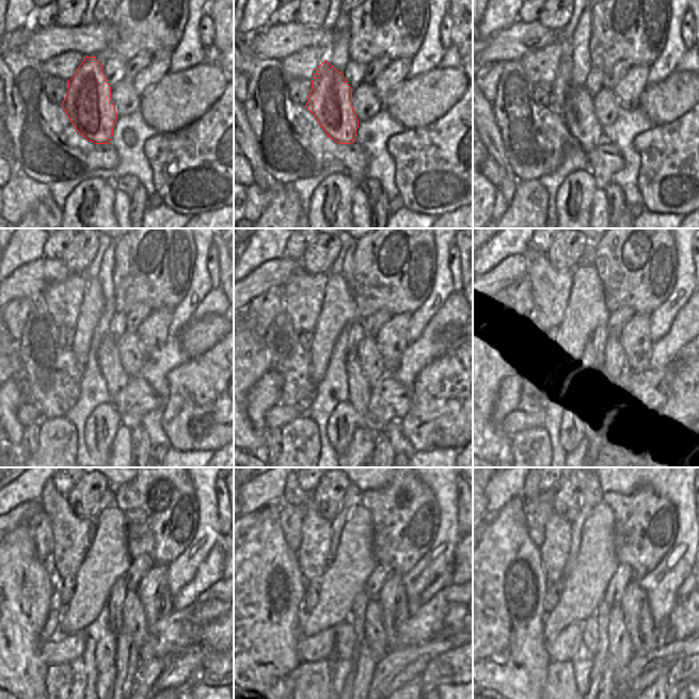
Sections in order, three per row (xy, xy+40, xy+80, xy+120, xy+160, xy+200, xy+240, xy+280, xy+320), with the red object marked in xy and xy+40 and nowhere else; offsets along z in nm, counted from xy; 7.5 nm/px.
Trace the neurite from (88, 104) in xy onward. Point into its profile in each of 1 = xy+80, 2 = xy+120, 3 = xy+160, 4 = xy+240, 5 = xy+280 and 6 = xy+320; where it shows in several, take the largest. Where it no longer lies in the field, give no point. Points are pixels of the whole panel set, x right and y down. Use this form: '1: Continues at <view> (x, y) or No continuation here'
1: Continues at xy+80 (577, 112)
2: Continues at xy+120 (109, 363)
3: Continues at xy+160 (359, 388)
4: Continues at xy+240 (127, 655)
5: Continues at xy+280 (365, 664)
6: Continues at xy+320 (605, 682).

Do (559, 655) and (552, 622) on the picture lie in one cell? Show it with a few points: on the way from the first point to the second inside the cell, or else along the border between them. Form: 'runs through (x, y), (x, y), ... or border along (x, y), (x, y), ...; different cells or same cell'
border along (576, 622), (568, 625), (553, 640), (546, 641); different cells

